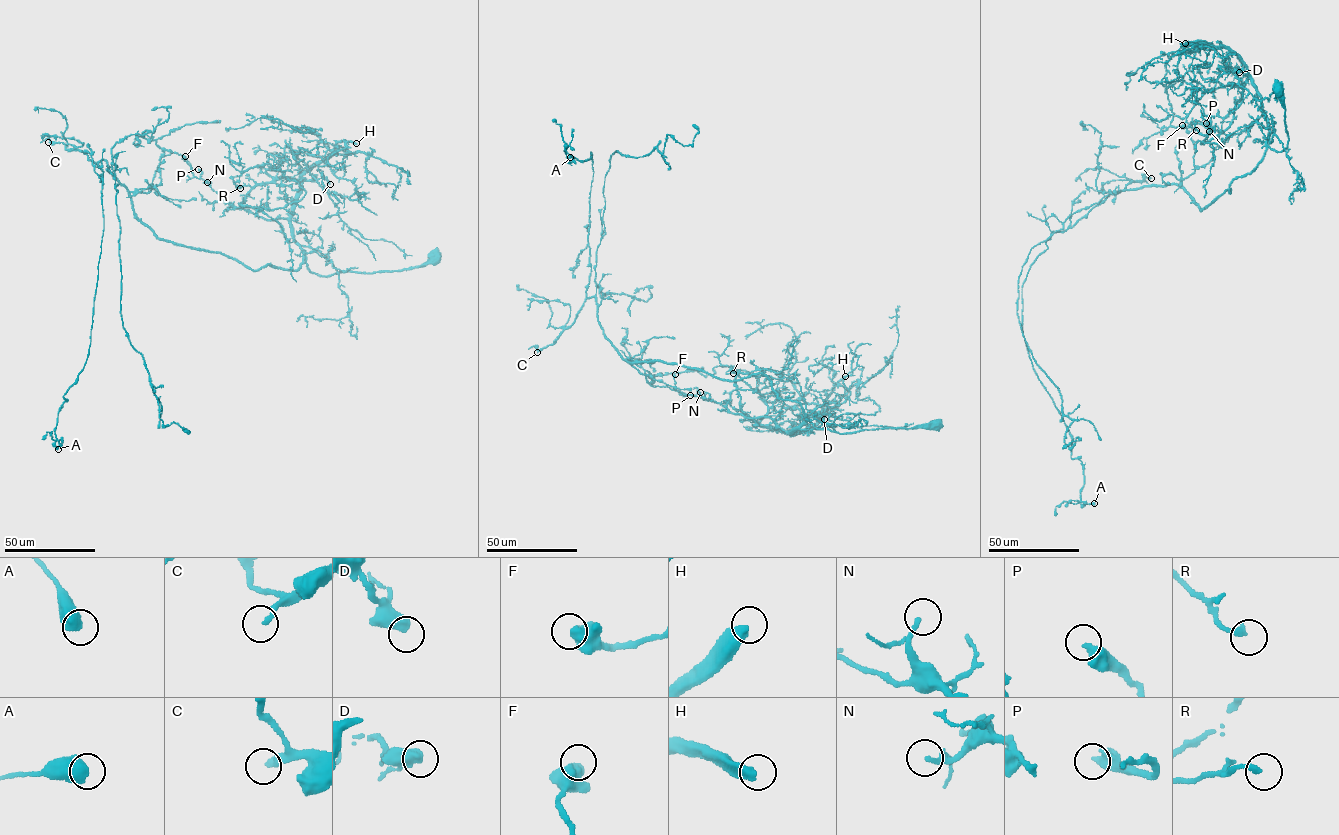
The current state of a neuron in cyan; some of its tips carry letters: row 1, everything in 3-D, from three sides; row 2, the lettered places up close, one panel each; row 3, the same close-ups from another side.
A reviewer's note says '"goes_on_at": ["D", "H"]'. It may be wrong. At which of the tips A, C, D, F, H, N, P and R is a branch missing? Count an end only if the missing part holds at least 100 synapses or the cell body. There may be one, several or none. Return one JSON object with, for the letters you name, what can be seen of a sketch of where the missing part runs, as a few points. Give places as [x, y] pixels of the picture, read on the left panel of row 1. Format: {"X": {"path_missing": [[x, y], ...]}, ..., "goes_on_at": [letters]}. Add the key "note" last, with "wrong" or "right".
{"H": {"path_missing": [[356, 143], [364, 144], [365, 138], [367, 144], [338, 150], [326, 142], [303, 144], [277, 133], [268, 138]]}, "goes_on_at": ["C", "H"], "note": "wrong"}

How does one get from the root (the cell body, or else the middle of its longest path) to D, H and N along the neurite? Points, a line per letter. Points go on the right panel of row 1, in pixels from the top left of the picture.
D: (1277, 88), (1288, 138), (1280, 152), (1267, 143), (1268, 119), (1260, 95), (1248, 74), (1239, 72)
H: (1277, 88), (1288, 138), (1280, 152), (1267, 143), (1268, 119), (1242, 60), (1224, 47), (1185, 43)
N: (1277, 88), (1285, 109), (1285, 150), (1267, 143), (1268, 120), (1263, 115), (1240, 134), (1209, 131)

